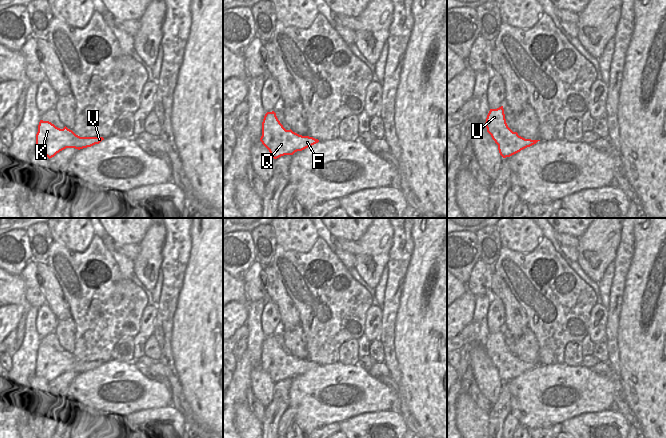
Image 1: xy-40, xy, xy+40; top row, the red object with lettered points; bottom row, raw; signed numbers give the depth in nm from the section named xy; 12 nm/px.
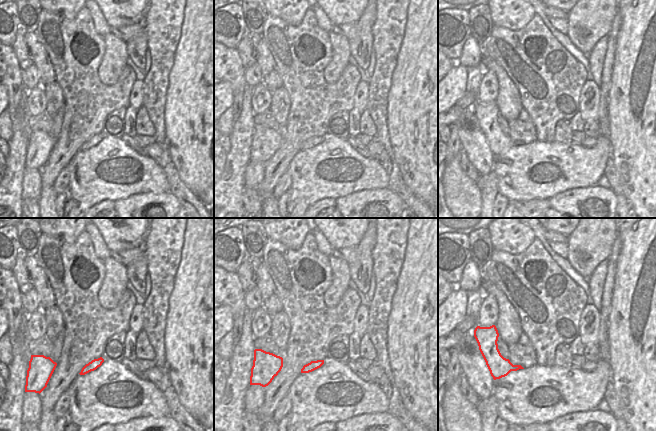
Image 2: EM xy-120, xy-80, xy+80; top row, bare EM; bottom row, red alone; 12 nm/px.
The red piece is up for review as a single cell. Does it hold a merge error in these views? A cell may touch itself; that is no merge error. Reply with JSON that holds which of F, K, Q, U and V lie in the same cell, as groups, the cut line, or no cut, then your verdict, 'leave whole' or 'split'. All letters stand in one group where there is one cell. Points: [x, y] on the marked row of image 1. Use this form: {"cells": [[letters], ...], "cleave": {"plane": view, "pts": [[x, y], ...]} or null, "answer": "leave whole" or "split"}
{"cells": [["F", "K", "Q", "U", "V"]], "cleave": null, "answer": "leave whole"}

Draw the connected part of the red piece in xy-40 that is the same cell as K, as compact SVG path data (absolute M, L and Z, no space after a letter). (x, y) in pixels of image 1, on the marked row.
M40 120L35 151L50 159L66 148L80 150L99 144L102 140L103 137L80 137L66 126L60 129L49 121Z

